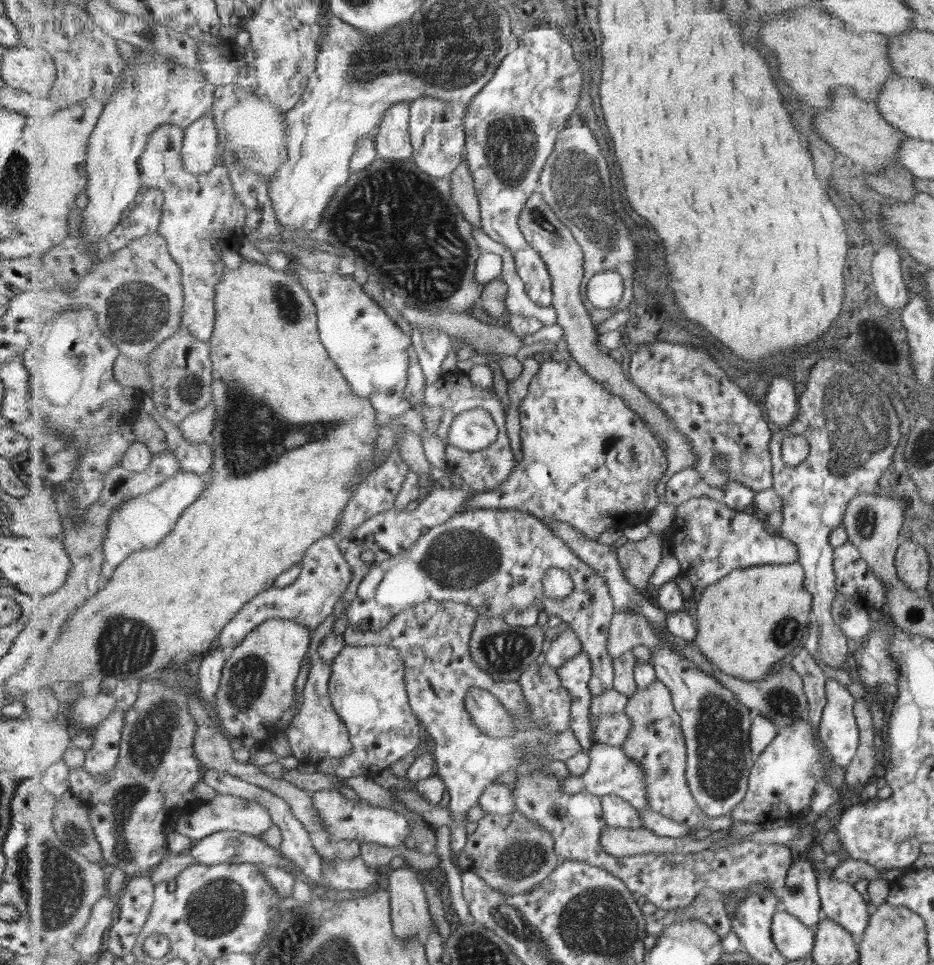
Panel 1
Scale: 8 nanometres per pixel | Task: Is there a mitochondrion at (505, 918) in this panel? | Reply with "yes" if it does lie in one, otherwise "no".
yes

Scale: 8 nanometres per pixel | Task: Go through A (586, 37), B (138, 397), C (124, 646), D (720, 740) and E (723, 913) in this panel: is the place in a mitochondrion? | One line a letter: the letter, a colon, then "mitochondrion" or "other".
A: other
B: other
C: mitochondrion
D: mitochondrion
E: other

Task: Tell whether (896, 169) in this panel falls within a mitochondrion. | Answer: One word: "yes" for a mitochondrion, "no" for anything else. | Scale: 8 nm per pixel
no

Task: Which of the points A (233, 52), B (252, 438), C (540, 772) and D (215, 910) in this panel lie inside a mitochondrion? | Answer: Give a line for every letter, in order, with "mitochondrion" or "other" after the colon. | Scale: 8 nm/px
A: other
B: mitochondrion
C: other
D: mitochondrion

